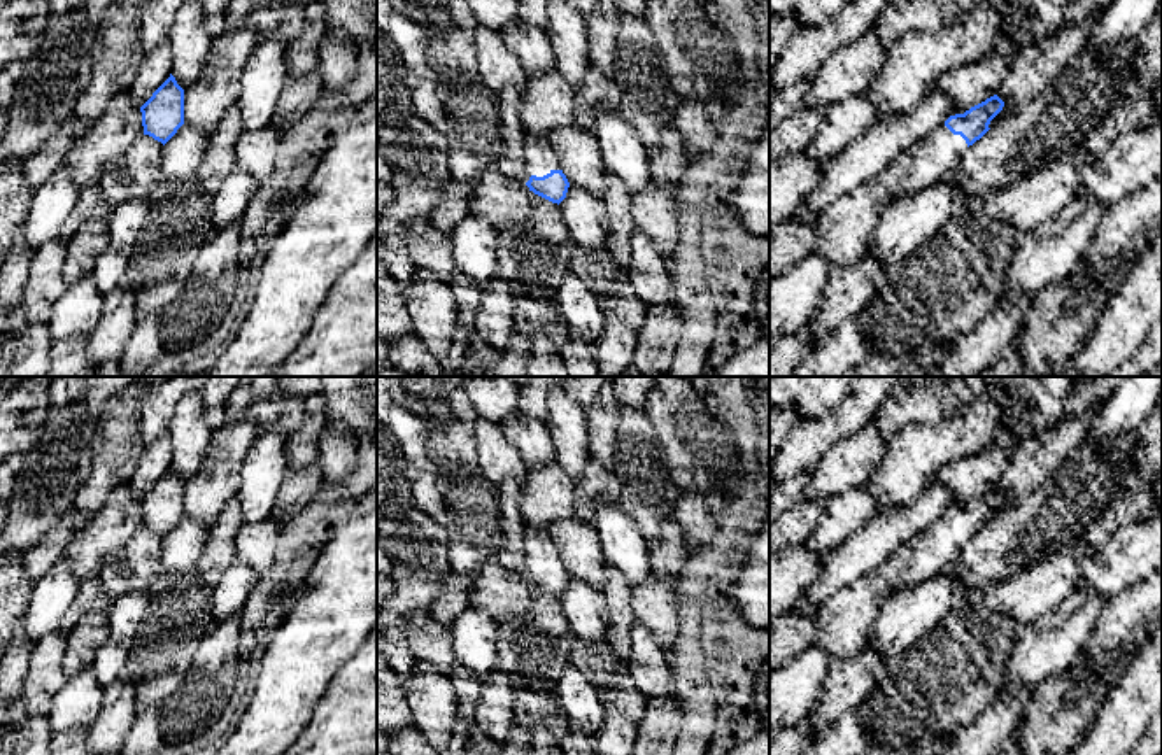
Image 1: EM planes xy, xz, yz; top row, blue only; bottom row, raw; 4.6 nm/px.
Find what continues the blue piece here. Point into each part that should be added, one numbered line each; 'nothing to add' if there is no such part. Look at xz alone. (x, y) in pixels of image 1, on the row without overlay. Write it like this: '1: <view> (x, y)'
1: xz (540, 550)

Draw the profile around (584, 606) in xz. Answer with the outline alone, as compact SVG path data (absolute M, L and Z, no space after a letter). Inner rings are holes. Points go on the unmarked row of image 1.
M570 575L566 590L559 596L559 601L571 632L578 639L589 645L606 641L610 610L601 590Z

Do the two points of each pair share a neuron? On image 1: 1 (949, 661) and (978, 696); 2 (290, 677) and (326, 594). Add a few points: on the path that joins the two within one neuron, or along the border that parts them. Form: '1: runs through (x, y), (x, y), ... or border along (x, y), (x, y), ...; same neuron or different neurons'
1: runs through (952, 670), (970, 687); same neuron
2: runs through (304, 656), (326, 626), (326, 615); same neuron

